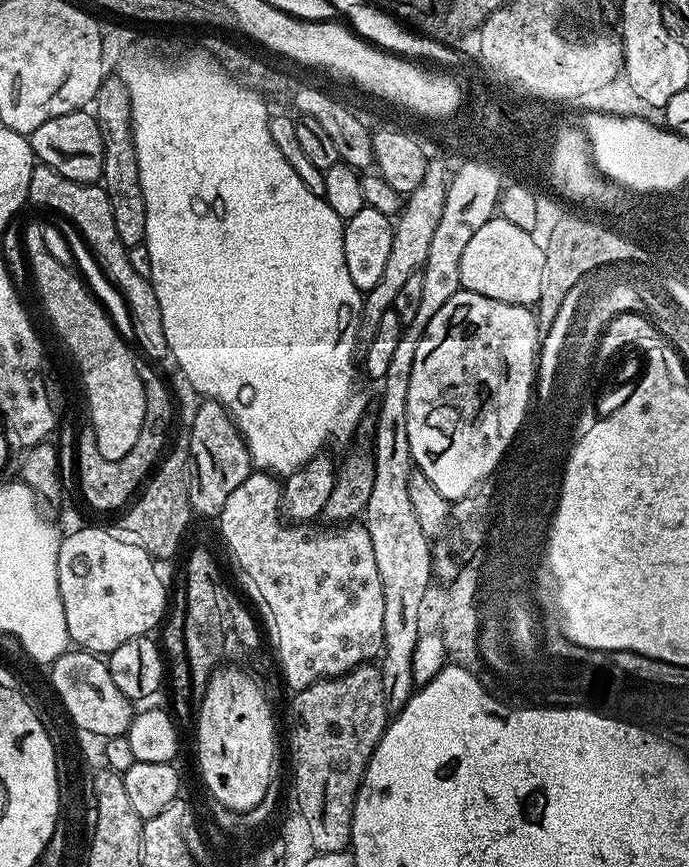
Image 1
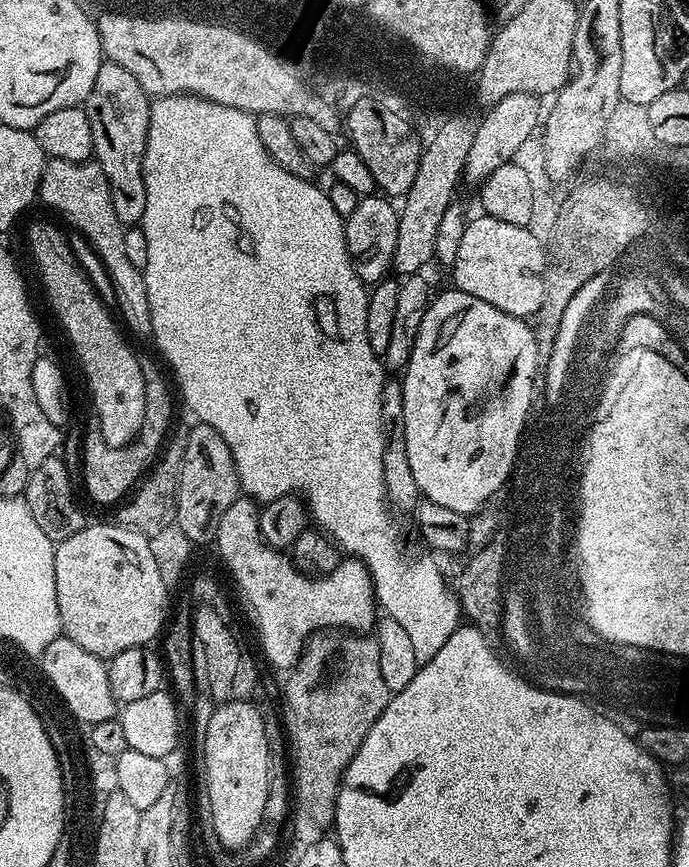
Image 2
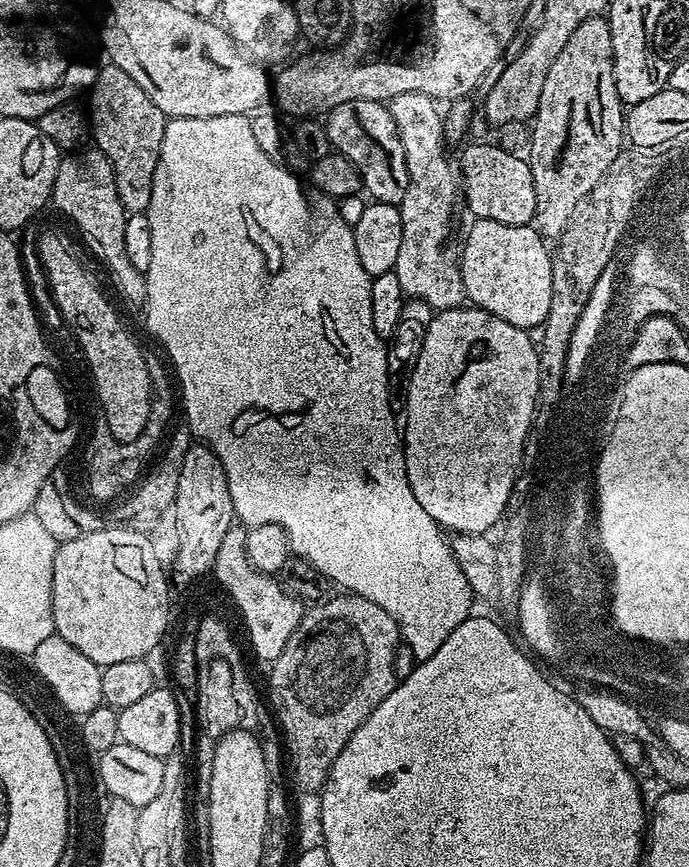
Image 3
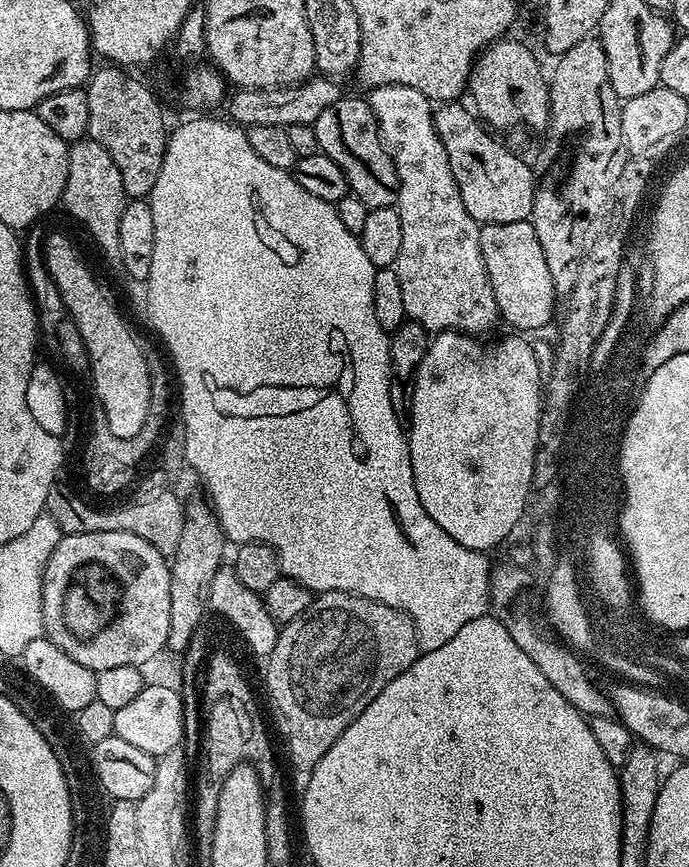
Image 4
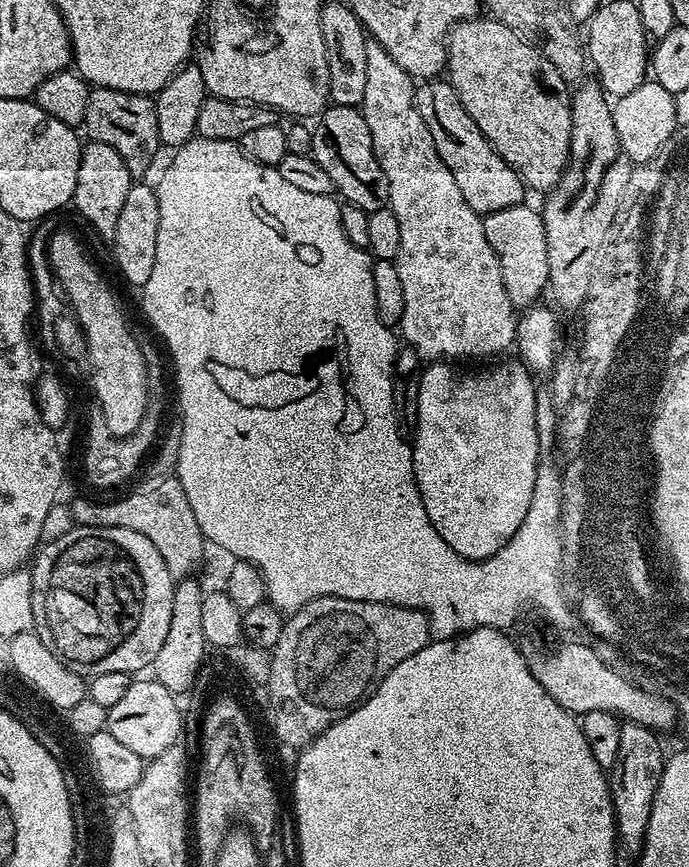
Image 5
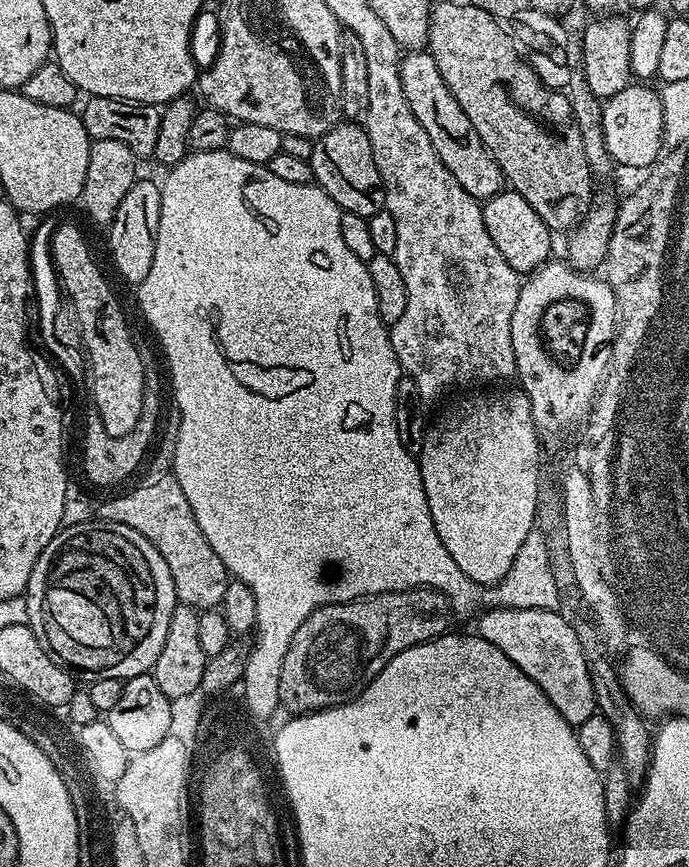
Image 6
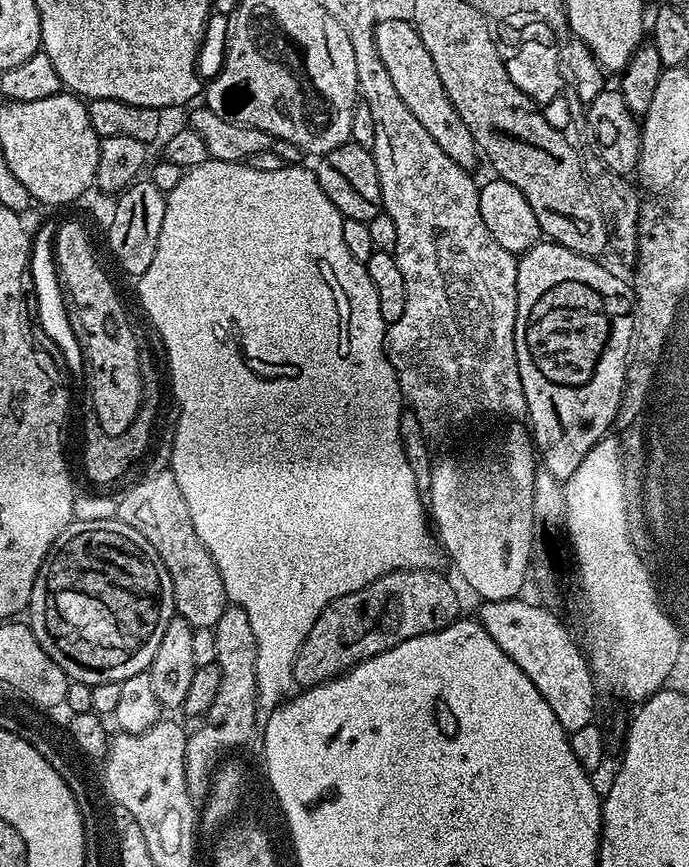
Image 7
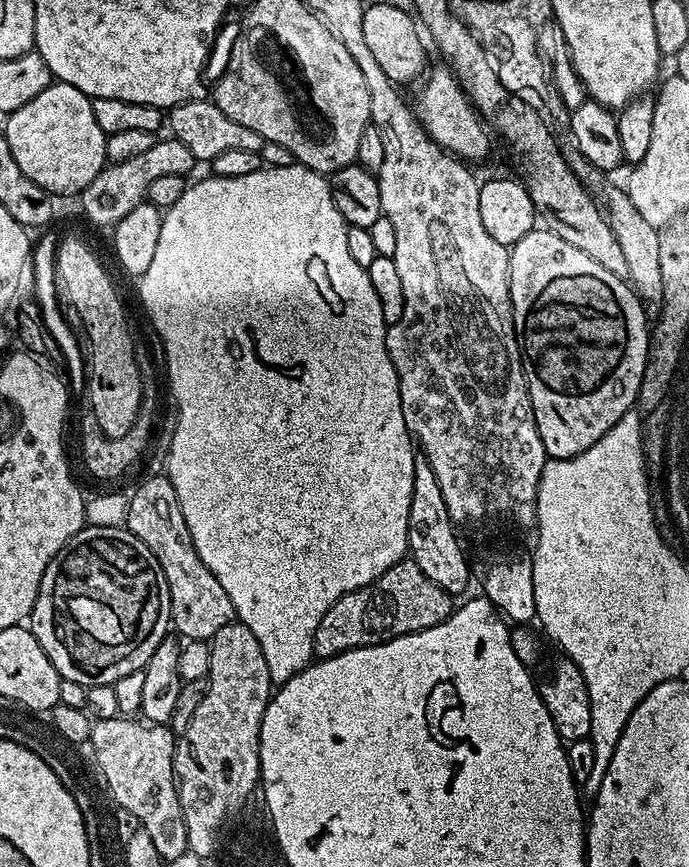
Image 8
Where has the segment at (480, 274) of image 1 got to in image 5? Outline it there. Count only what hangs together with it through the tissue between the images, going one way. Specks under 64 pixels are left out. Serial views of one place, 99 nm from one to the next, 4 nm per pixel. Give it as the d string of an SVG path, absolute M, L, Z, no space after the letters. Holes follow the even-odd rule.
M527 203L515 204L506 210L492 212L483 217L484 229L486 230L486 242L494 250L498 258L498 266L502 266L502 282L506 286L506 294L510 294L510 302L513 309L527 310L537 303L540 295L545 294L549 287L546 252L546 229L543 225L541 213L535 208L528 208Z

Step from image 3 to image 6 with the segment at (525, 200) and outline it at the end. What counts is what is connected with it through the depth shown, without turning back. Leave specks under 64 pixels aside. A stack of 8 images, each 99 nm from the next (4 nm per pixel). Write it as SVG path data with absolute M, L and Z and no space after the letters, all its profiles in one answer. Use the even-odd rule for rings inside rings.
M426 50L409 51L401 59L400 73L402 94L406 94L406 102L410 102L410 110L414 118L418 118L418 126L430 134L430 146L434 146L434 154L442 158L442 166L446 166L446 170L454 174L458 186L476 200L483 202L497 196L506 184L502 170L478 138L478 130L474 130L470 118L466 118L466 110L458 106L458 98L450 94L450 86L442 82L442 74L438 74L438 66L431 54Z

